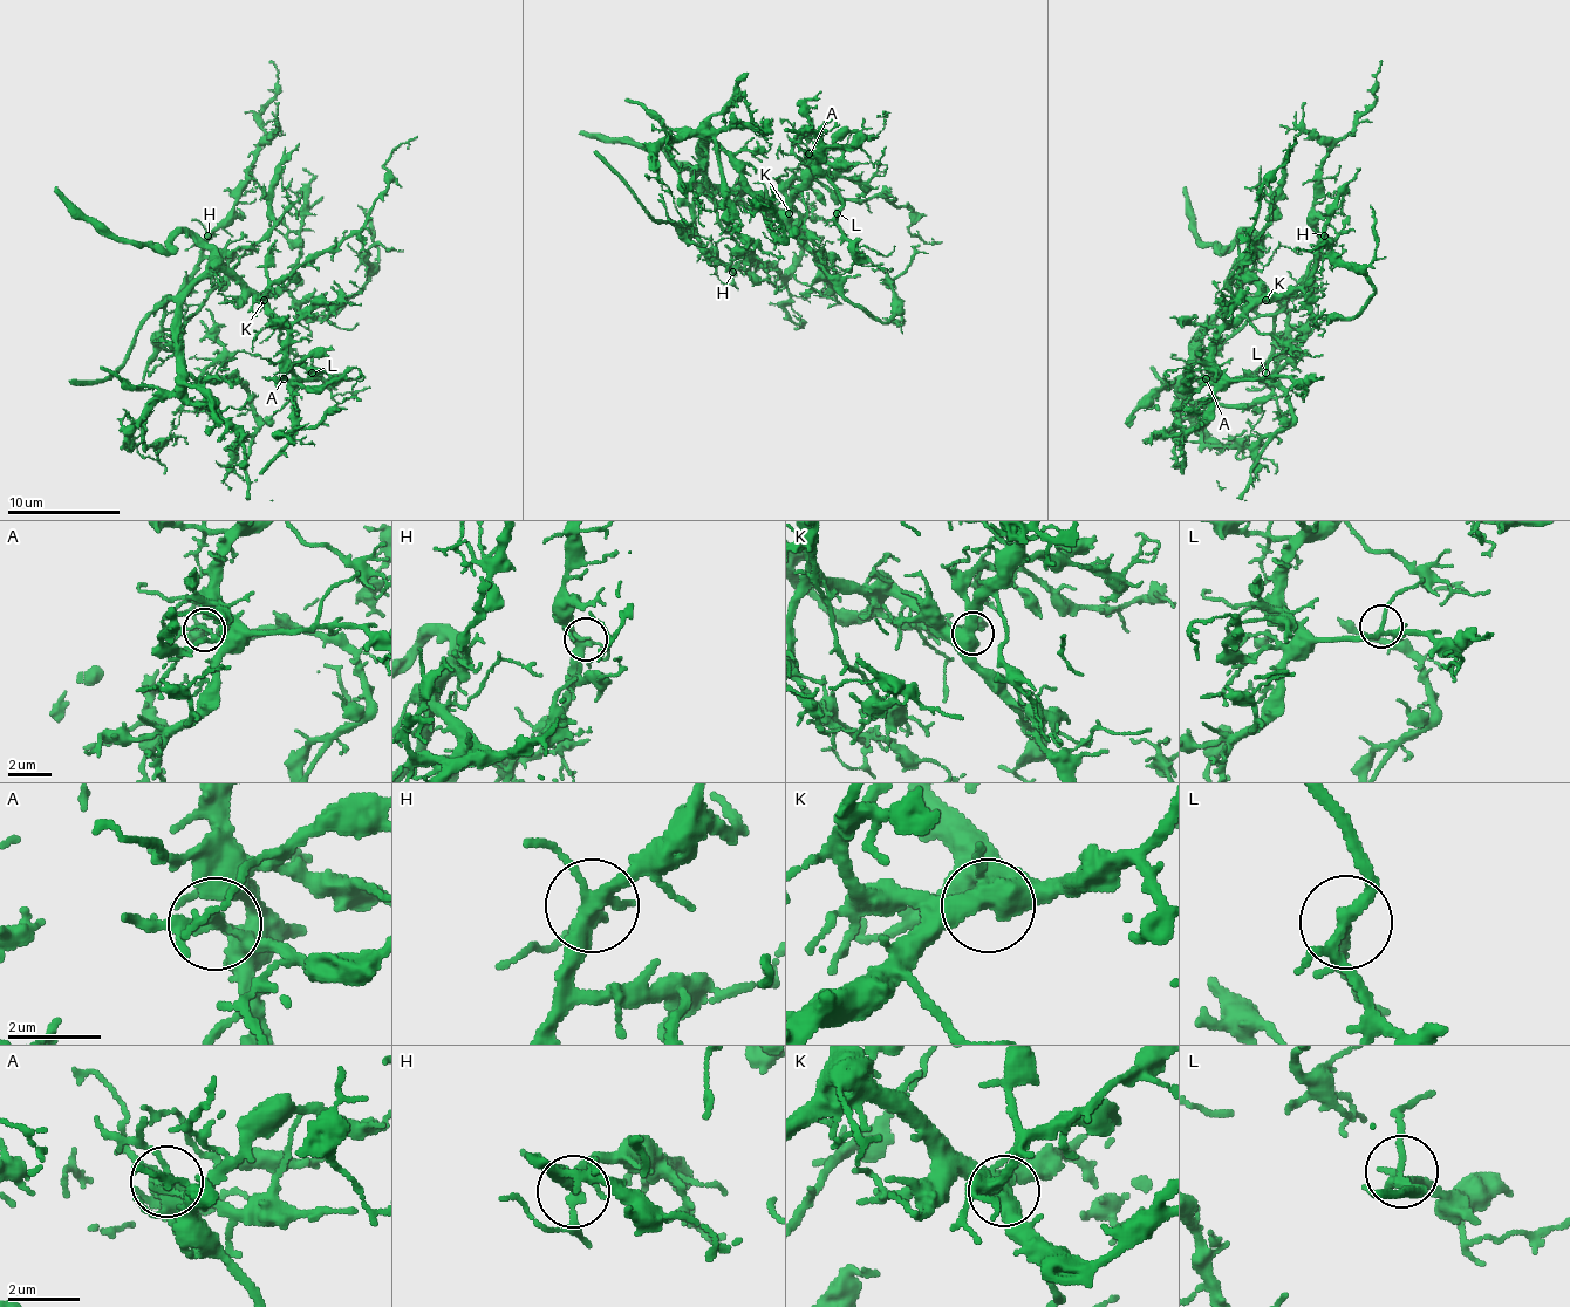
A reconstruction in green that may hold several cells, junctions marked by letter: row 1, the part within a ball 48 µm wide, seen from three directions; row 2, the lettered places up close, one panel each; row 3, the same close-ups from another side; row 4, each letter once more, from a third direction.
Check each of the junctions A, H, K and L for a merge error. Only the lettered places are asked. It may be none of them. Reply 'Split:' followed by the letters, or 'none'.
Split: none

